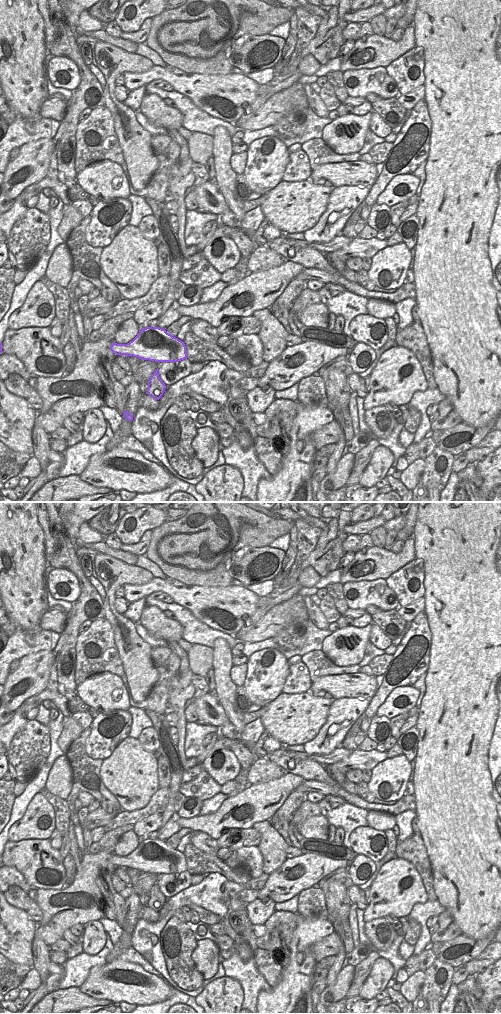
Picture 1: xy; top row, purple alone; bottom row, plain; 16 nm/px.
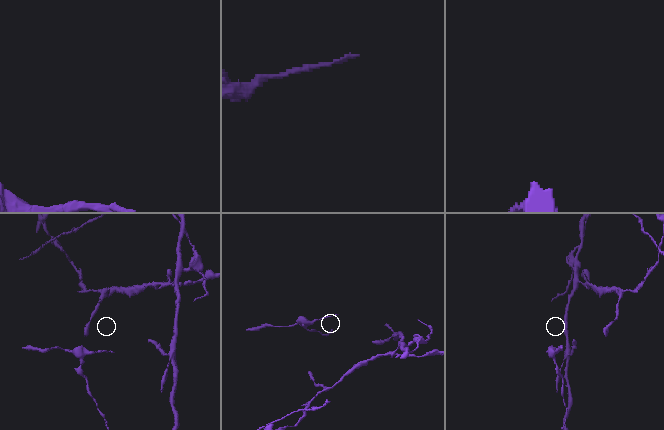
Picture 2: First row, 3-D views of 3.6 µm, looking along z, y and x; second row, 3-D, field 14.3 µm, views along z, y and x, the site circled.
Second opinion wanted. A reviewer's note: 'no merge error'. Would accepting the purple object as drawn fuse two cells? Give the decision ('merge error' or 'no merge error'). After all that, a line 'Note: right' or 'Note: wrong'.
merge error
Note: wrong

